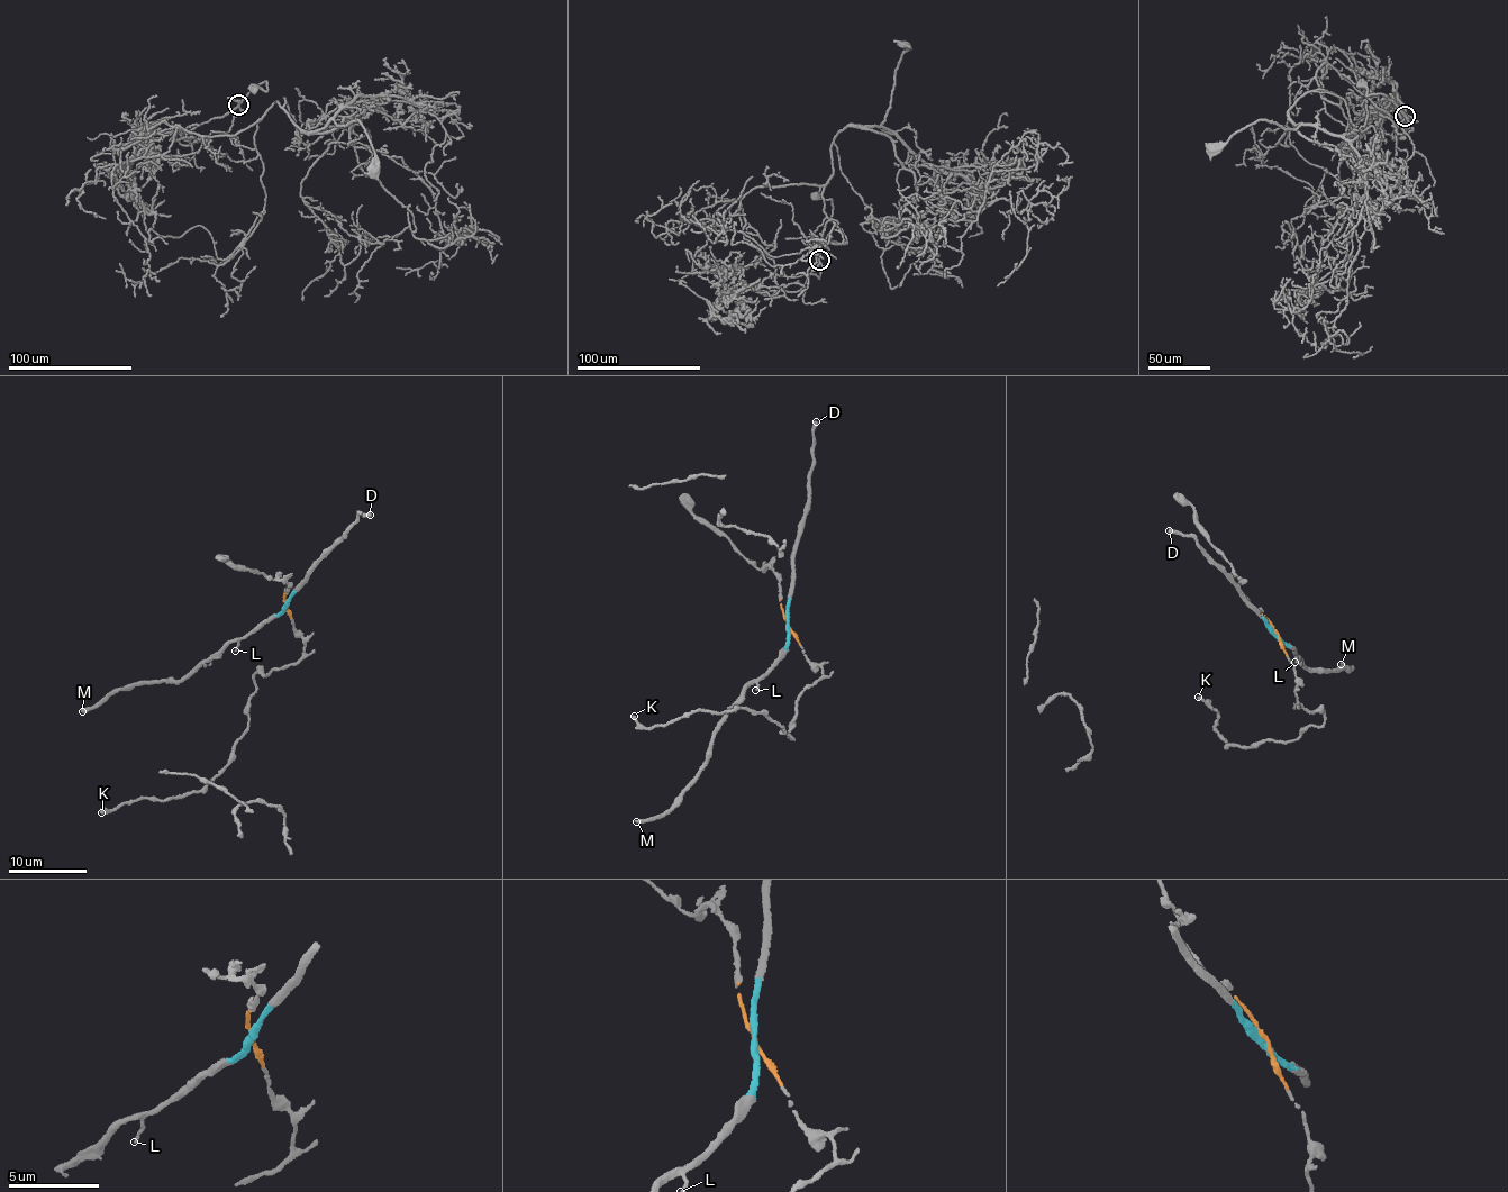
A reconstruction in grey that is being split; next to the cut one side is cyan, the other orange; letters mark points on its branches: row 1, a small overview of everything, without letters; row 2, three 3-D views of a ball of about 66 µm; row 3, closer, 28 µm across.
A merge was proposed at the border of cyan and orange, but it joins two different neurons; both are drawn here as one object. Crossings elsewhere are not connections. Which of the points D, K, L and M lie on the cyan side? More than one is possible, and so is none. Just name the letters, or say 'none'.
D, L, M

